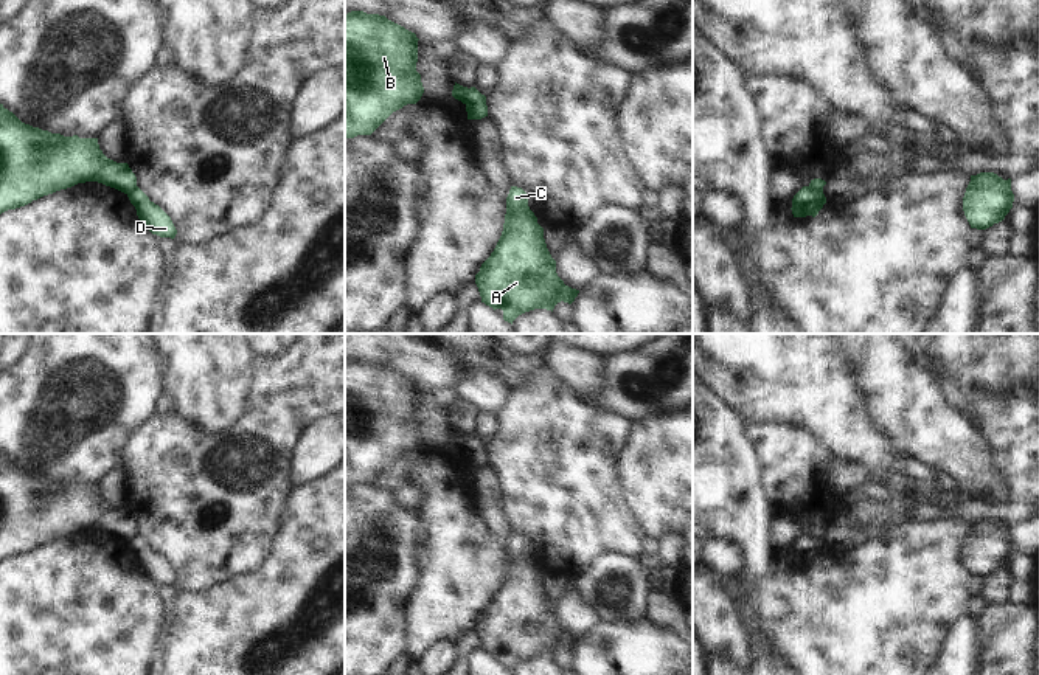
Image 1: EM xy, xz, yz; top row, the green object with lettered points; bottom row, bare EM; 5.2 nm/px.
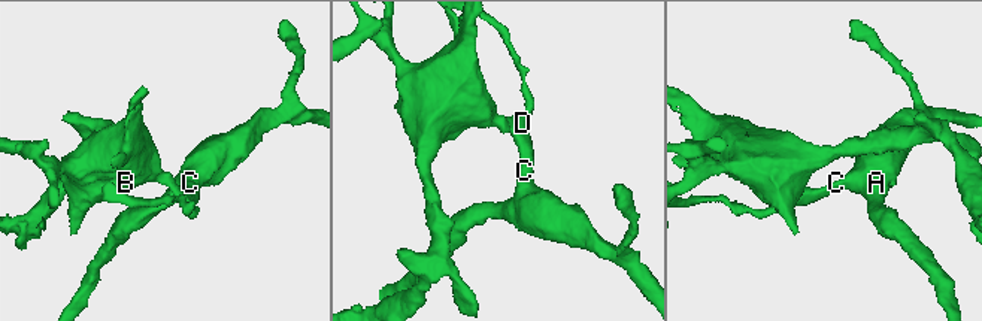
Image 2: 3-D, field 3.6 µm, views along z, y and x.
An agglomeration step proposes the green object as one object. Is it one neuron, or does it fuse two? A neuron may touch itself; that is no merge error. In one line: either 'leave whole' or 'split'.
split

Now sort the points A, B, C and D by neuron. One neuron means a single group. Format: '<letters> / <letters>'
A C D / B

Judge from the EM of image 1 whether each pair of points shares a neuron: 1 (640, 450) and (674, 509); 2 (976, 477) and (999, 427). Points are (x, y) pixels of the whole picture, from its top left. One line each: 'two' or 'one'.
1: one
2: two

